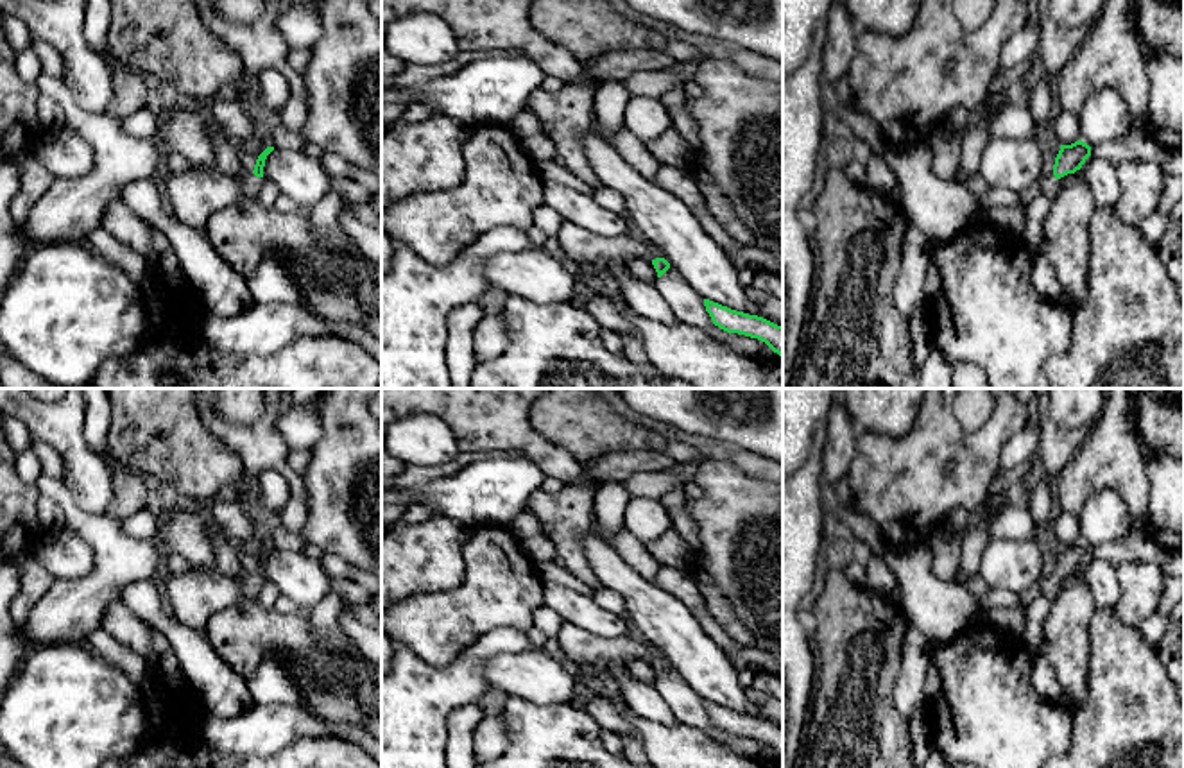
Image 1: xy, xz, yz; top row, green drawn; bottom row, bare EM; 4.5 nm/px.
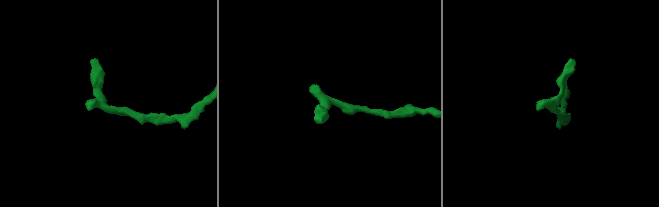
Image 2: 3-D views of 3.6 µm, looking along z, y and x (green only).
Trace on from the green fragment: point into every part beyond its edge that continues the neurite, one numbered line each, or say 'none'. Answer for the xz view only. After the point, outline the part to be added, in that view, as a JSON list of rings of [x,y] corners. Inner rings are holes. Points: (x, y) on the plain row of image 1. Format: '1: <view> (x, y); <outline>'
1: xz (602, 656); [[[564,623],[559,630],[559,644],[579,666],[579,680],[588,693],[622,698],[622,687],[614,671],[627,671],[632,659],[656,661],[661,653],[645,639],[602,637],[573,623]]]

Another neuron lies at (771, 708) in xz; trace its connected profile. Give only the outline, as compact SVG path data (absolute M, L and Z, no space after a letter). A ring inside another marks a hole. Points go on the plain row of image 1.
M756 693L752 704L758 705L761 718L783 727L783 702L767 693Z

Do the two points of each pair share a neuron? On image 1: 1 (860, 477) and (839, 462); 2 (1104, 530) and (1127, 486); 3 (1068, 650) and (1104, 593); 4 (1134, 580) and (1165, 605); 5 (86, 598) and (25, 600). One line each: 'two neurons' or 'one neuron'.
1: two neurons
2: two neurons
3: two neurons
4: two neurons
5: two neurons

